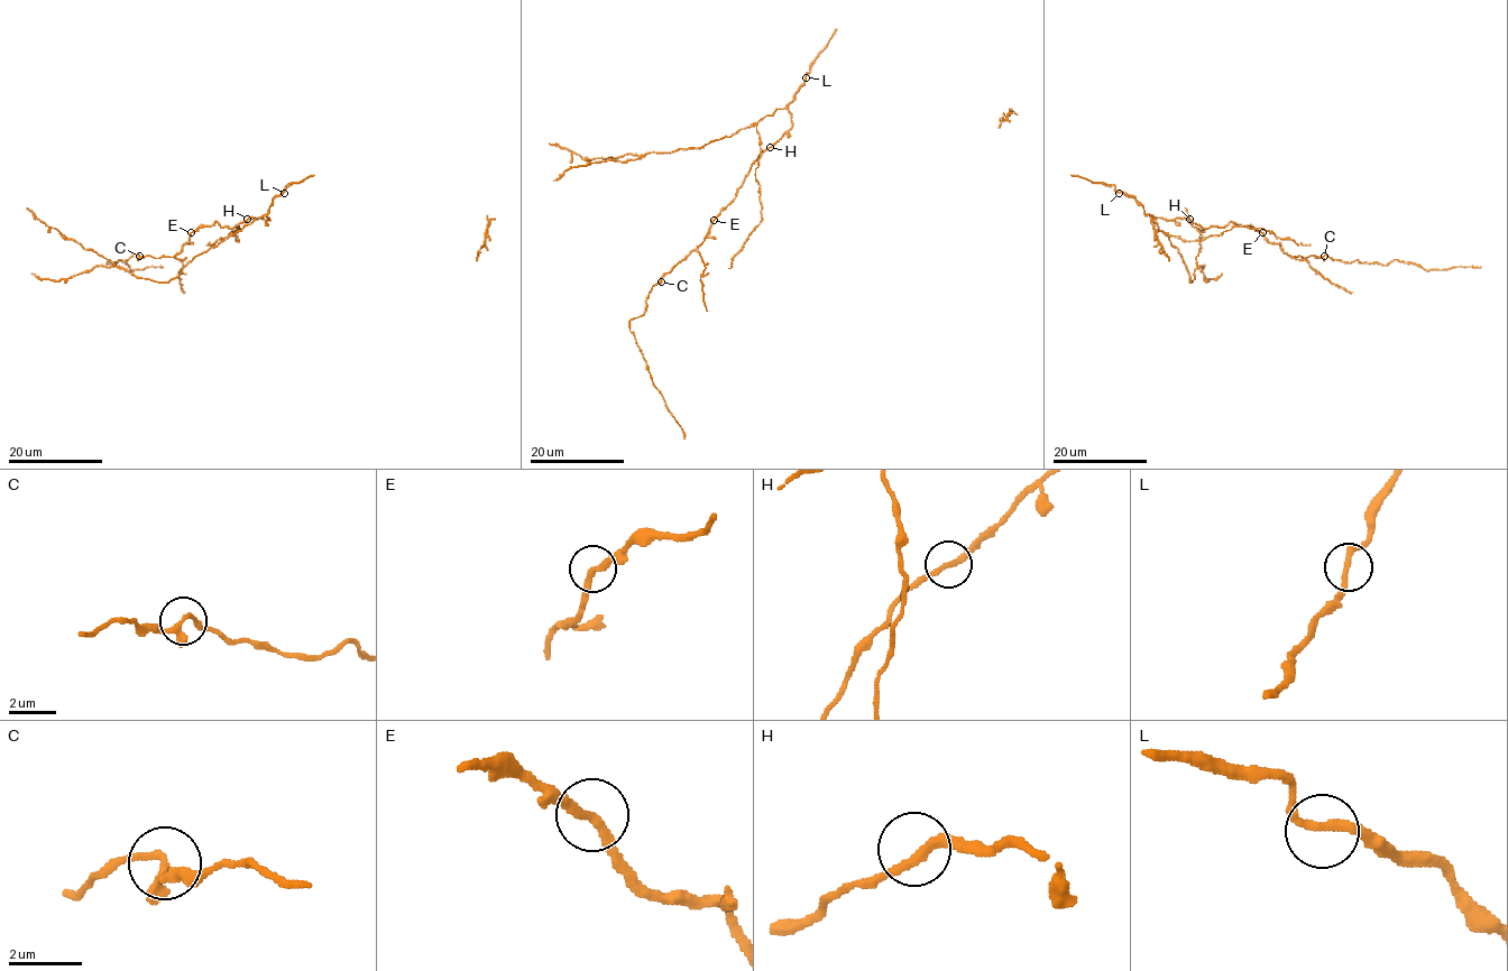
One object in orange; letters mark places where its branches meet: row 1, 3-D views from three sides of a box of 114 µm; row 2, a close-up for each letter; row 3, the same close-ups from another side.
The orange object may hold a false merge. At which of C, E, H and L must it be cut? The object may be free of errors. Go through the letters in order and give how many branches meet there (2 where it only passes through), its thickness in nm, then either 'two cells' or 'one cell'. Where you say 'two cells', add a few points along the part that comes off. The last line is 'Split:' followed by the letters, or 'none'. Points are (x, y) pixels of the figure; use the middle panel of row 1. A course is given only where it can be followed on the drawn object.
C: branches 2; calibre 240 nm; two cells; course (661, 283), (652, 287), (646, 310), (630, 321), (630, 331), (650, 377), (681, 427), (683, 438)
E: branches 2; calibre 240 nm; one cell
H: branches 2; calibre 240 nm; one cell
L: branches 2; calibre 240 nm; one cell
Split: C

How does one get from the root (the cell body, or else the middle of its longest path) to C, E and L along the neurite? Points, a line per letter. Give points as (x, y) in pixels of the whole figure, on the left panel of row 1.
C: (247, 220), (233, 228), (221, 227), (217, 222), (200, 225), (172, 257), (139, 256)
E: (247, 220), (233, 228), (215, 222), (191, 232)
L: (247, 220), (269, 220), (266, 213), (272, 200), (284, 193)

